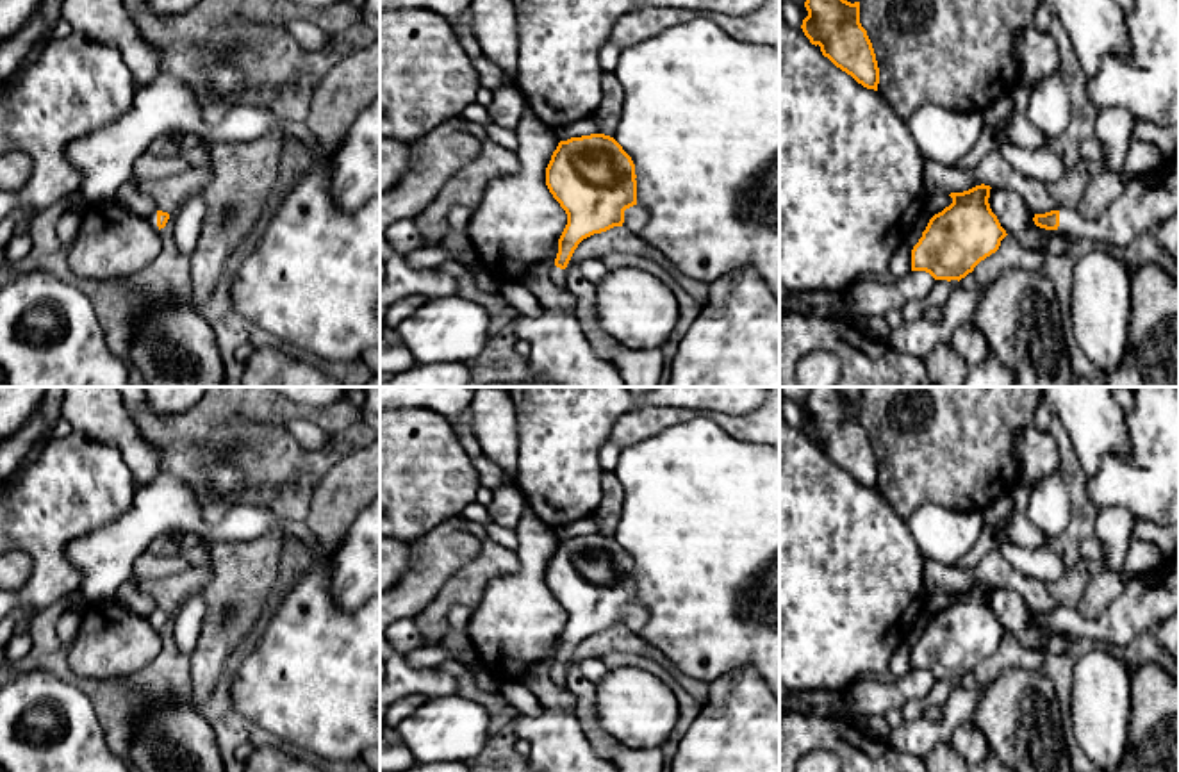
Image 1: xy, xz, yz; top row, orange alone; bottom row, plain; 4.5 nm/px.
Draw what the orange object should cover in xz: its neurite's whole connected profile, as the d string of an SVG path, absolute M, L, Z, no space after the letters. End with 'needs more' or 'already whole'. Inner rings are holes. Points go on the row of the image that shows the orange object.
M590 134L560 141L546 168L546 185L567 214L549 278L564 285L565 267L578 244L614 226L637 205L631 157L610 136Z; needs more

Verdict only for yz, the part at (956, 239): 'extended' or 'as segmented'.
as segmented

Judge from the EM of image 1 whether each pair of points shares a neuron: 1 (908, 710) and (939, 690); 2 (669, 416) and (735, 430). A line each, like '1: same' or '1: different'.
1: same
2: same

